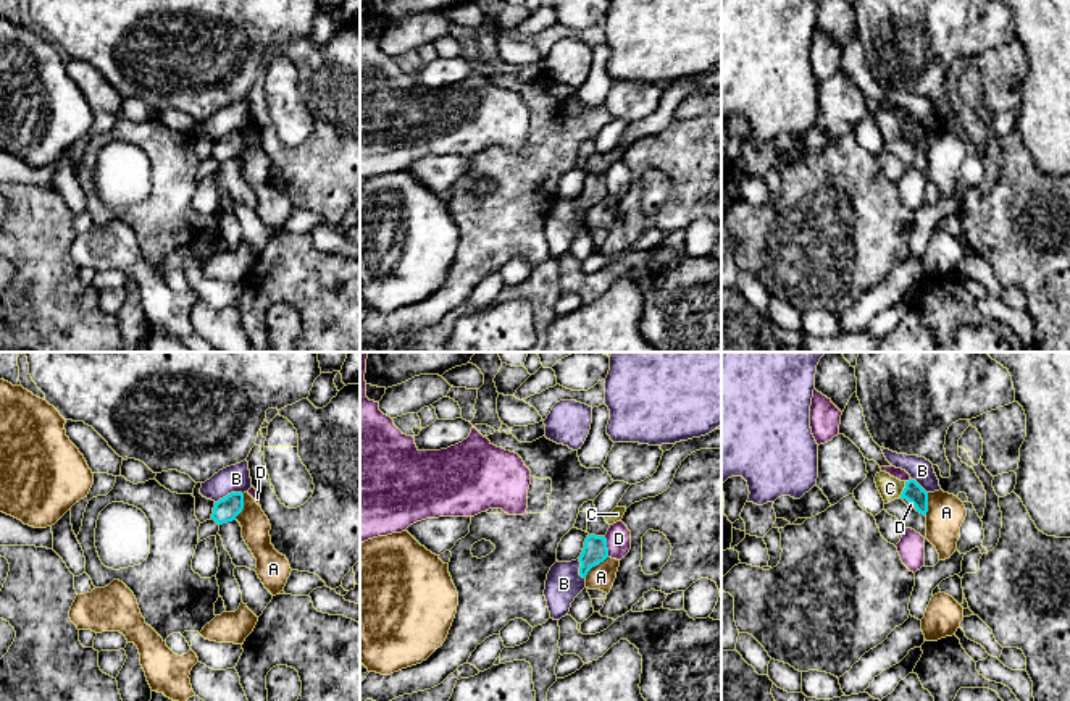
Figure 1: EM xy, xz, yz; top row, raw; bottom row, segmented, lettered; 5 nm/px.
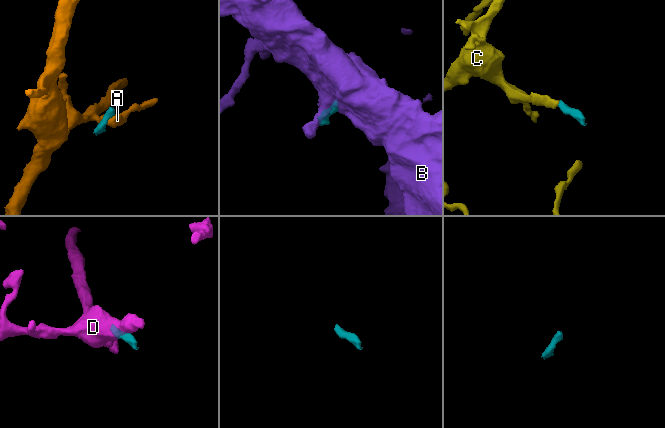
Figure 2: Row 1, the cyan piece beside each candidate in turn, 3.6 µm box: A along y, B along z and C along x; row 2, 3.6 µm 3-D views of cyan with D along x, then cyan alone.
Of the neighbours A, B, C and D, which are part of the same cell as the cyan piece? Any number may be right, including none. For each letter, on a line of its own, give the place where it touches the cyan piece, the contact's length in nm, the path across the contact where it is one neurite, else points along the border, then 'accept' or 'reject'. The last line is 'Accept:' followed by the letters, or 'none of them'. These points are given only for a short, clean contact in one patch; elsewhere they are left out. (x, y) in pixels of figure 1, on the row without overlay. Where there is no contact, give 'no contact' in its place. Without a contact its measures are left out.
A: contact xz (594, 204); length 160 nm; border xz (607, 194), (585, 215); reject
B: contact xy (228, 133); length 150 nm; reject
C: contact yz (904, 128); length 90 nm; way yz (914, 131), (904, 128), (890, 126); accept
D: contact xz (606, 184); length 110 nm; border xz (604, 175), (609, 194); reject
Accept: C

